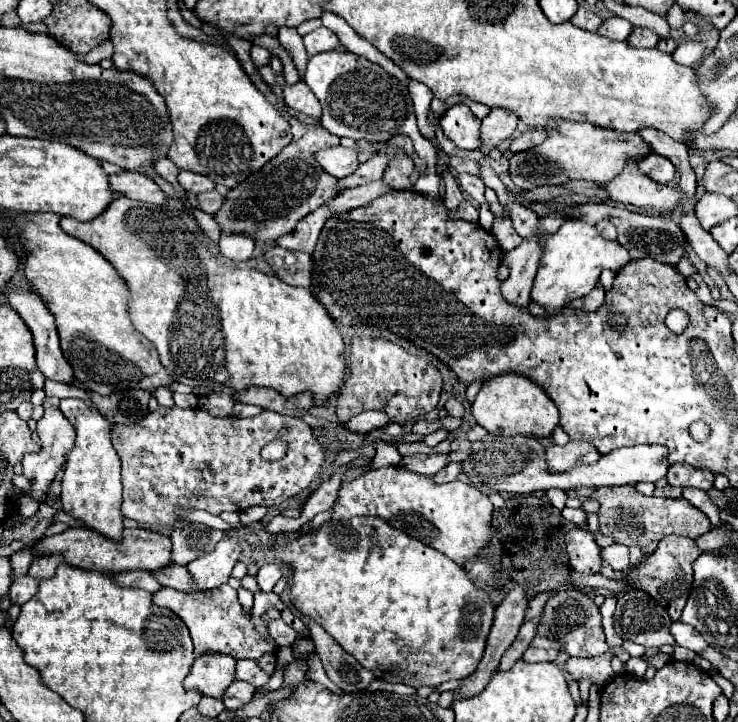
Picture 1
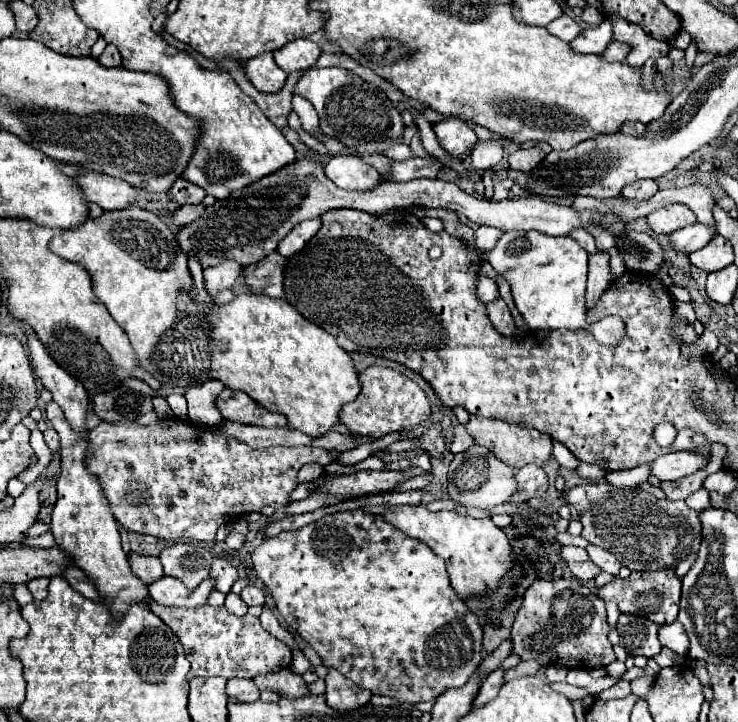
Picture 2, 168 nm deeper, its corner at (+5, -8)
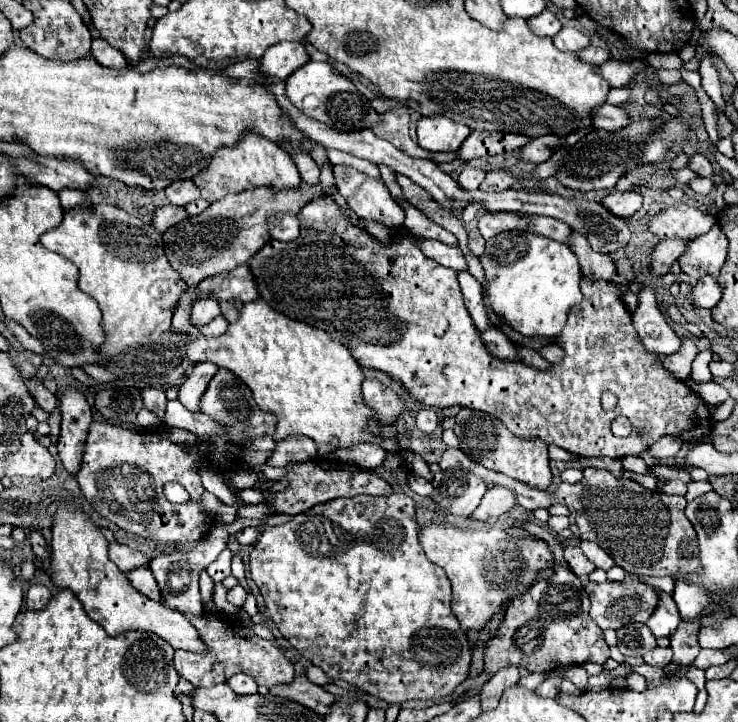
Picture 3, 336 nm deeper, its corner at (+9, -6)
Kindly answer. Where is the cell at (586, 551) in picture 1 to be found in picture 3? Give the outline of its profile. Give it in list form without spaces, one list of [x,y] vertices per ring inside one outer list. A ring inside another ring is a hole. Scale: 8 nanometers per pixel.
[[[567,546],[563,550],[563,556],[565,556],[565,562],[571,566],[571,570],[577,576],[589,576],[595,570],[595,566],[591,566],[591,562],[587,562],[587,556],[581,552],[579,546]]]

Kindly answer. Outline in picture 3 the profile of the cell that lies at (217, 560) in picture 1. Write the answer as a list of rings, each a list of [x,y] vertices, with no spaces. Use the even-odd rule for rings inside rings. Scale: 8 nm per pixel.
[[[149,568],[133,570],[131,574],[127,574],[127,578],[133,584],[133,588],[139,590],[141,594],[145,594],[147,598],[151,598],[151,600],[161,600],[163,598],[163,594],[161,594],[161,590],[157,586],[157,580],[155,580],[155,576],[151,574]]]

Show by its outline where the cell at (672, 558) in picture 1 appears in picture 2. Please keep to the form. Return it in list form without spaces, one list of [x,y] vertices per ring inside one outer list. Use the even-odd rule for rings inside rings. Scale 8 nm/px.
[[[655,570],[655,572],[631,572],[629,578],[615,578],[613,582],[597,590],[599,598],[605,602],[615,600],[619,612],[645,616],[655,624],[669,624],[677,618],[679,596],[681,596],[681,578],[675,576],[675,570]]]

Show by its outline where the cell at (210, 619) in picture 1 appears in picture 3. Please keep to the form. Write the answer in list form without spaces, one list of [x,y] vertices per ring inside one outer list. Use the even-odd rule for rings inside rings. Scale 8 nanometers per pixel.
[[[205,612],[203,616],[185,614],[189,622],[199,630],[199,636],[205,644],[203,652],[187,652],[175,650],[175,670],[181,678],[197,686],[215,686],[219,682],[227,682],[233,674],[243,672],[255,678],[257,684],[275,686],[279,682],[291,682],[295,676],[291,660],[271,642],[259,638],[253,630],[253,622],[235,622],[225,616]]]

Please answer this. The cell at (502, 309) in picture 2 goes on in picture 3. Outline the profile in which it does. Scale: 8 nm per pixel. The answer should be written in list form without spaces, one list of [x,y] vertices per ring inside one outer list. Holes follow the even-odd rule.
[[[489,324],[487,330],[481,334],[485,346],[489,348],[489,352],[497,358],[517,358],[517,352],[515,352],[515,344],[501,332],[499,326],[493,326]]]

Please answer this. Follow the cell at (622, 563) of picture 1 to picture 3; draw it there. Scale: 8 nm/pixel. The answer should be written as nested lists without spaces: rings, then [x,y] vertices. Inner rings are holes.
[[[581,542],[581,550],[583,550],[583,554],[597,566],[597,568],[601,568],[601,570],[609,570],[615,562],[611,560],[611,556],[607,556],[607,552],[605,550],[601,550],[595,542]]]

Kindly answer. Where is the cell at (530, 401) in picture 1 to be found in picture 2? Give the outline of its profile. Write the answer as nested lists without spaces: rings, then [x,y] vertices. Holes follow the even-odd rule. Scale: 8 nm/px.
[[[471,416],[471,420],[465,424],[467,432],[475,438],[477,446],[487,448],[489,452],[493,452],[493,456],[497,456],[499,460],[503,460],[505,464],[513,466],[513,468],[521,468],[525,464],[539,464],[543,466],[549,458],[551,458],[551,448],[553,448],[553,440],[549,434],[543,434],[539,430],[531,430],[531,428],[523,428],[523,426],[515,426],[503,420],[495,420],[495,418],[483,418],[483,416]]]

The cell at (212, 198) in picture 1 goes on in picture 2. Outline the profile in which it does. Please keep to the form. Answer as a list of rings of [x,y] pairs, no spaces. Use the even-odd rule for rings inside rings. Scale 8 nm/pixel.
[[[191,204],[191,206],[181,206],[179,210],[175,210],[173,212],[173,224],[175,226],[185,226],[185,224],[189,224],[189,222],[193,222],[193,220],[197,220],[199,216],[203,216],[203,212],[205,212],[205,206],[203,204]]]

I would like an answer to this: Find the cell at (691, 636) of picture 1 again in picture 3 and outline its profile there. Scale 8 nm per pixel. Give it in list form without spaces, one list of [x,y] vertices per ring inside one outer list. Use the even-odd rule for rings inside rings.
[[[661,592],[661,602],[655,610],[655,614],[649,618],[647,626],[651,628],[651,632],[655,634],[655,638],[671,638],[673,632],[677,630],[681,618],[677,612],[677,606],[671,598],[671,594]]]

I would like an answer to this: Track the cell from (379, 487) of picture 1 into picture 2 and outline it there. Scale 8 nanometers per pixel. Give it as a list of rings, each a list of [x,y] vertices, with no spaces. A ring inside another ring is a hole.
[[[425,504],[419,506],[391,506],[389,512],[383,514],[393,526],[403,530],[407,536],[423,540],[437,556],[441,556],[447,564],[447,572],[451,578],[451,586],[461,600],[471,596],[483,596],[493,592],[501,578],[515,566],[513,548],[501,528],[497,528],[489,518],[477,520],[471,516],[459,516],[453,510],[431,512]]]

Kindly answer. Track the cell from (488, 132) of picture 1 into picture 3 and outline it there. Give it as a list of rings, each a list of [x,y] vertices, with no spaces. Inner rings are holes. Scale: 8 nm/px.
[[[465,166],[463,168],[463,172],[459,174],[459,186],[463,186],[463,188],[467,188],[467,190],[477,190],[479,188],[479,184],[483,182],[483,178],[485,178],[485,170],[483,168],[475,168],[475,166]]]

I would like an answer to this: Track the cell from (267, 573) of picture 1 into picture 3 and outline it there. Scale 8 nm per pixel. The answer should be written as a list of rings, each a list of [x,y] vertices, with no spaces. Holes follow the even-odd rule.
[[[235,586],[235,588],[231,588],[229,590],[229,594],[227,594],[227,600],[231,602],[231,604],[235,604],[235,606],[243,606],[243,602],[247,600],[247,590],[243,588],[243,586]]]

